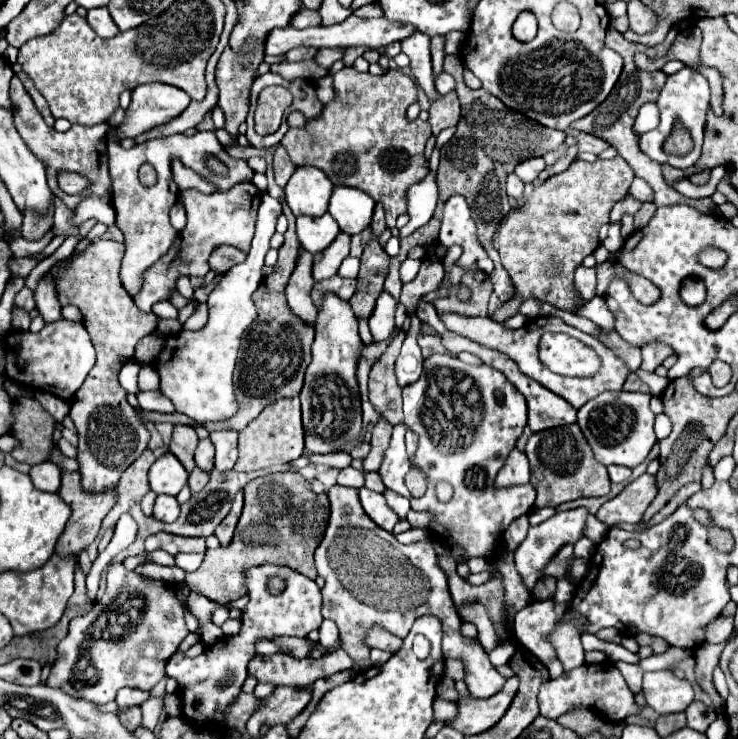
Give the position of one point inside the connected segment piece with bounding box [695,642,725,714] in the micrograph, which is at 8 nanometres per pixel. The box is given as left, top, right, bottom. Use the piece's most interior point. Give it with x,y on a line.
707,656

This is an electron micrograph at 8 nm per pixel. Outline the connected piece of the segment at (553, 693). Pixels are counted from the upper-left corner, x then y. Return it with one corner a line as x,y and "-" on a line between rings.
611,662
583,664
579,668
573,668
571,672
563,672
559,678
543,682
539,688
539,708
541,708
541,716
545,718
559,718
575,708
585,708
591,712
593,710
603,712
611,722
623,722
631,714
643,714
645,718
653,720
653,710
649,706
641,710
633,702
633,692
627,688
625,678

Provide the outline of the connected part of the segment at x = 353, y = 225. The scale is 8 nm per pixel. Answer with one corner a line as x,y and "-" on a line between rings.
337,186
329,202
329,214
335,218
341,232
347,232
351,236
369,226
373,208
375,200
369,194
349,186

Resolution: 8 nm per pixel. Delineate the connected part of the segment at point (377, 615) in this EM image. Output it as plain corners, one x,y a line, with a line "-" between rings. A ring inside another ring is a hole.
331,486
331,490
327,492
329,496
329,502
331,502
331,518
329,518
329,526
327,526
327,532
319,544
319,548
315,550
315,566
317,566
317,574
325,580
325,588
323,588
323,618
329,618
337,624
339,628
339,636
343,638
343,650
357,662
359,668
367,668
371,666
371,660
369,660
369,648
365,646
365,636
369,632
369,628
373,624
379,624
383,626
385,630
389,630
391,634
399,636
399,638
405,638
413,626
413,622
419,618
419,616
435,616
441,620
443,624
443,656
445,658
461,658
465,662
465,682
467,682
467,688
471,692
473,698
491,698
495,692
499,692
499,688
503,688
505,684
505,678
493,668
493,664
489,662
485,650
481,648
481,644
477,640
471,640
471,638
463,638
461,636
461,620
459,620
459,614
455,610
455,604
449,596
449,588
447,588
447,576
443,574
443,570
437,566
437,554
435,554
435,548
433,548
433,542
427,540
427,542
413,542
413,544
399,544
395,540
395,536
383,528
375,528
375,524
371,524
371,520
367,520
367,514
363,512
361,504
359,504
359,494
355,488
347,488
347,486
-
343,562
353,562
353,564
359,564
355,566
355,572
357,568
361,568
361,582
351,586
351,588
345,588
343,586
343,580
341,580
341,574
339,574
339,568
343,566

